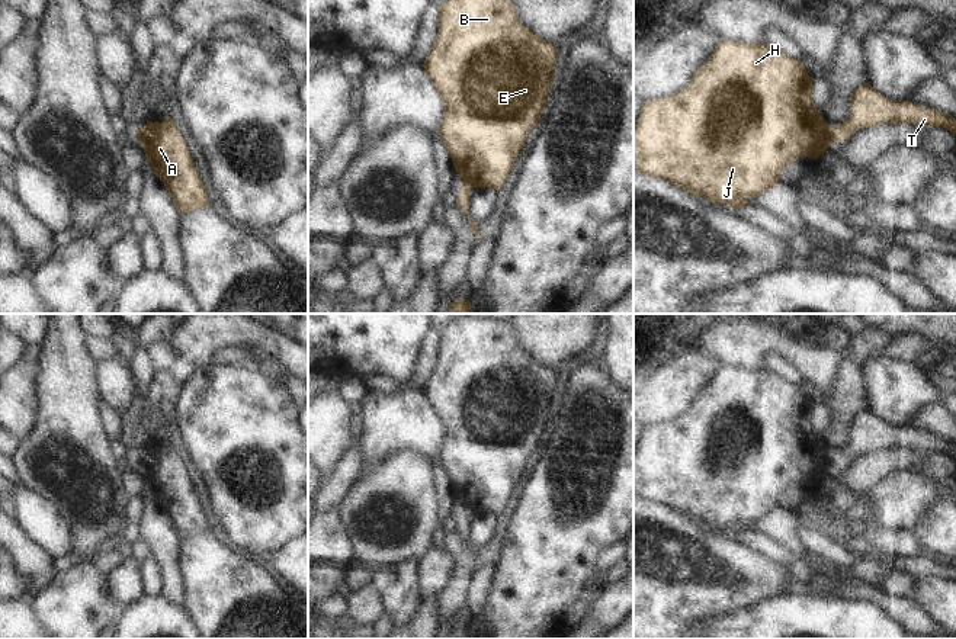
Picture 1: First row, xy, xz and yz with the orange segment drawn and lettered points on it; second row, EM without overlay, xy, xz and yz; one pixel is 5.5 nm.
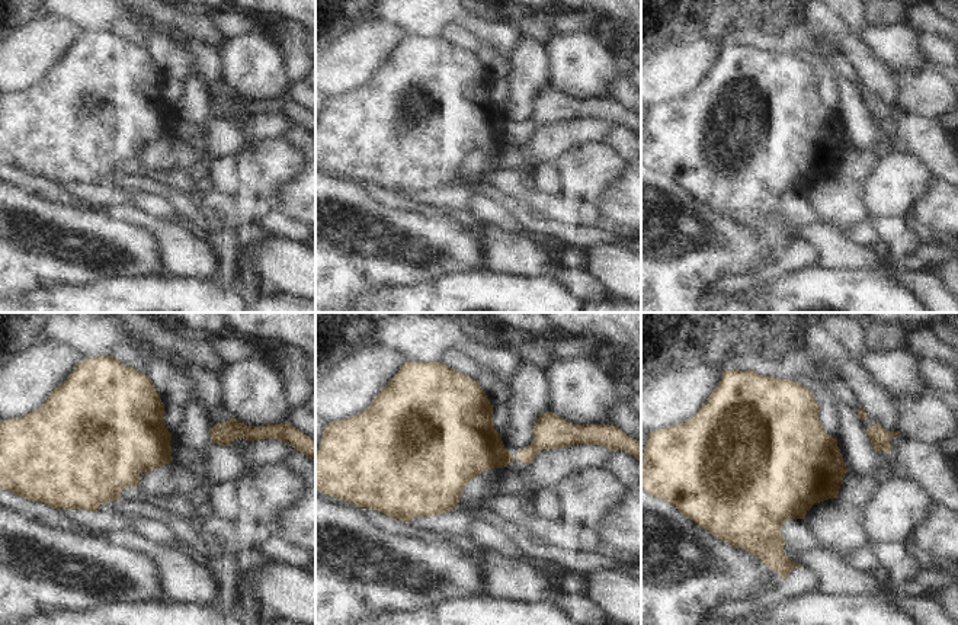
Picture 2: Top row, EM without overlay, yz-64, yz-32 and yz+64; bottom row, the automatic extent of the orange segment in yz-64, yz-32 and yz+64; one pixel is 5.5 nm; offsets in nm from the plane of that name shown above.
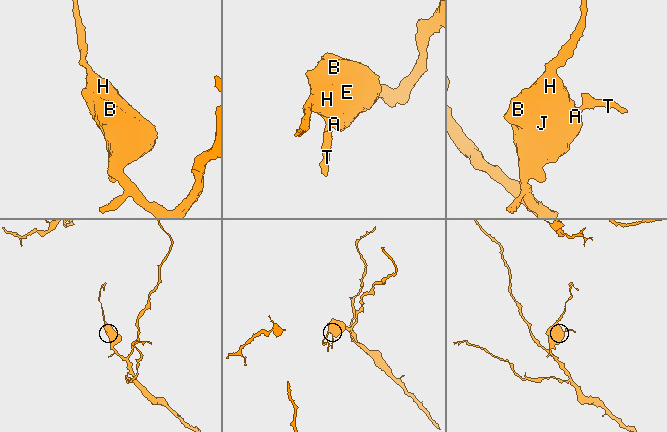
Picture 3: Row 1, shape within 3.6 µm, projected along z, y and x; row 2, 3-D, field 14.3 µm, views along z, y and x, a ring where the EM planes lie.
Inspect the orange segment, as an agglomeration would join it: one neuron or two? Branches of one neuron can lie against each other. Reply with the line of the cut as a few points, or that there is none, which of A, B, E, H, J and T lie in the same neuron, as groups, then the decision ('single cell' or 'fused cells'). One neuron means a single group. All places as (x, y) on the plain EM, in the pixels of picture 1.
yz (830, 452), (836, 466) | A B E H J / T | fused cells

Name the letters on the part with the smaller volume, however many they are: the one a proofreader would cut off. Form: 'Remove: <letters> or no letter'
Remove: T

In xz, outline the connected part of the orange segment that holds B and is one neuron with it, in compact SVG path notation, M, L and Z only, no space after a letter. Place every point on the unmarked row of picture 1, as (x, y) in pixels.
M455 315L439 330L439 357L423 392L445 430L439 459L459 508L481 514L503 513L549 426L555 388L555 369L539 365L522 350L509 322Z

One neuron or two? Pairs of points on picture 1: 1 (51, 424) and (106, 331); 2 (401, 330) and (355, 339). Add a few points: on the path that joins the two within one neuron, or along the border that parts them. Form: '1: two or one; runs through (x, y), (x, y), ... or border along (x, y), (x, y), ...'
1: two; border along (83, 328), (87, 334)
2: one; runs through (390, 330), (372, 330), (366, 336)

